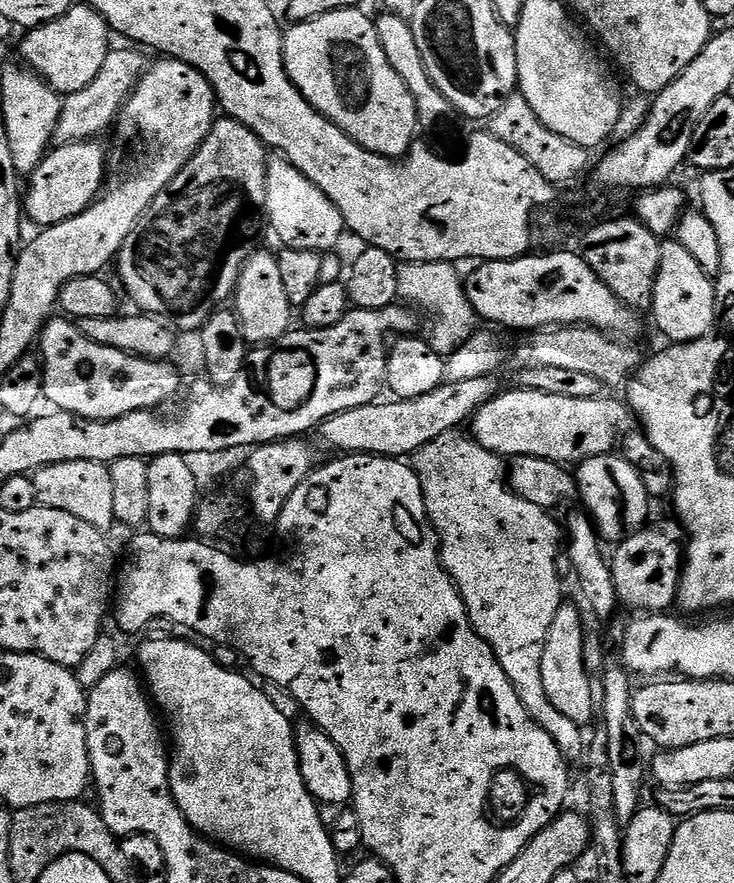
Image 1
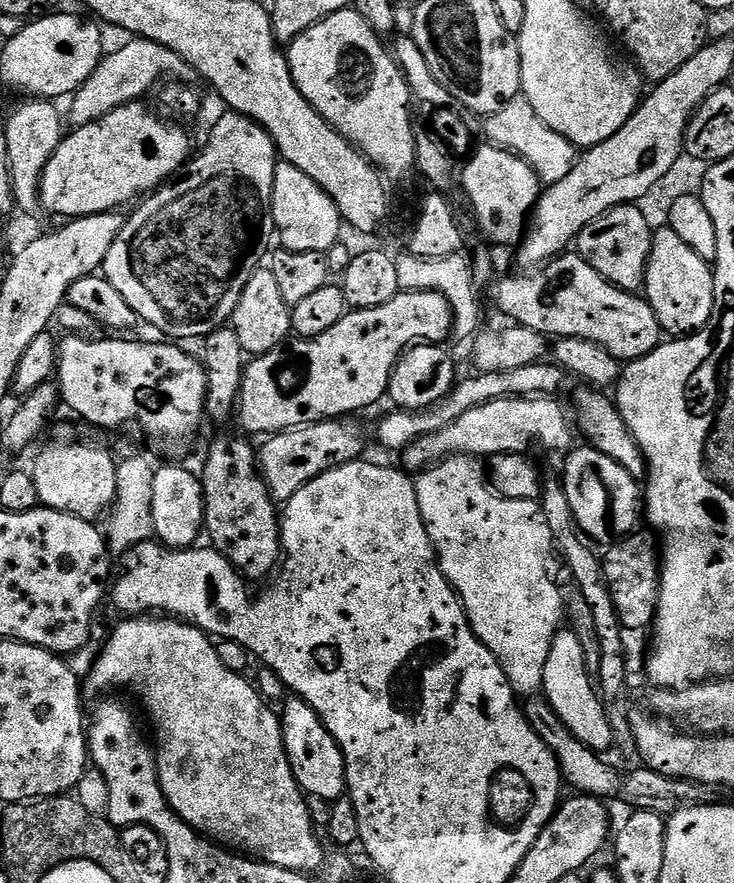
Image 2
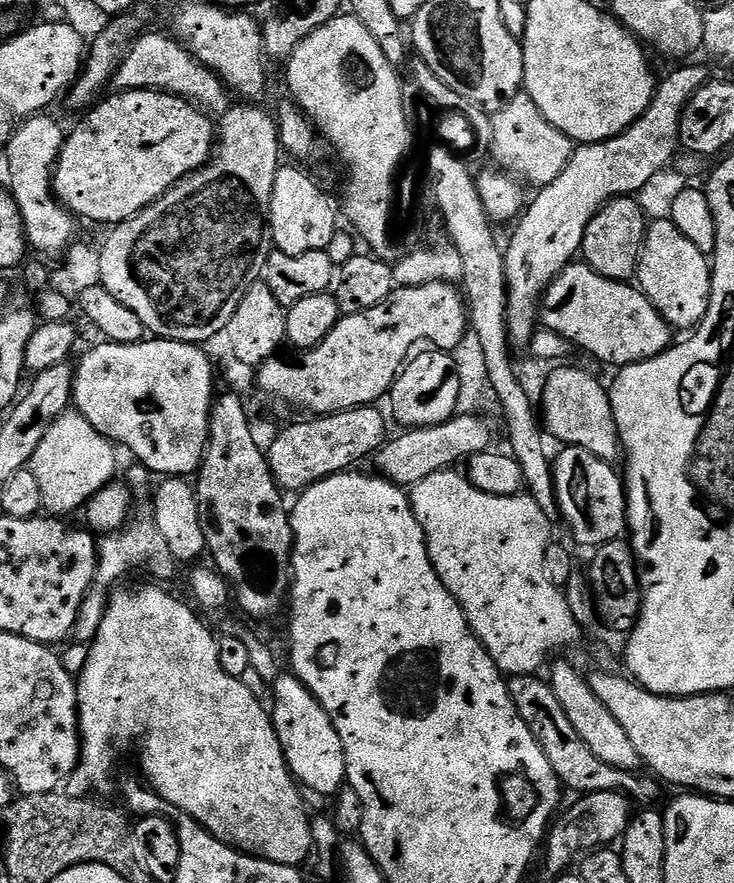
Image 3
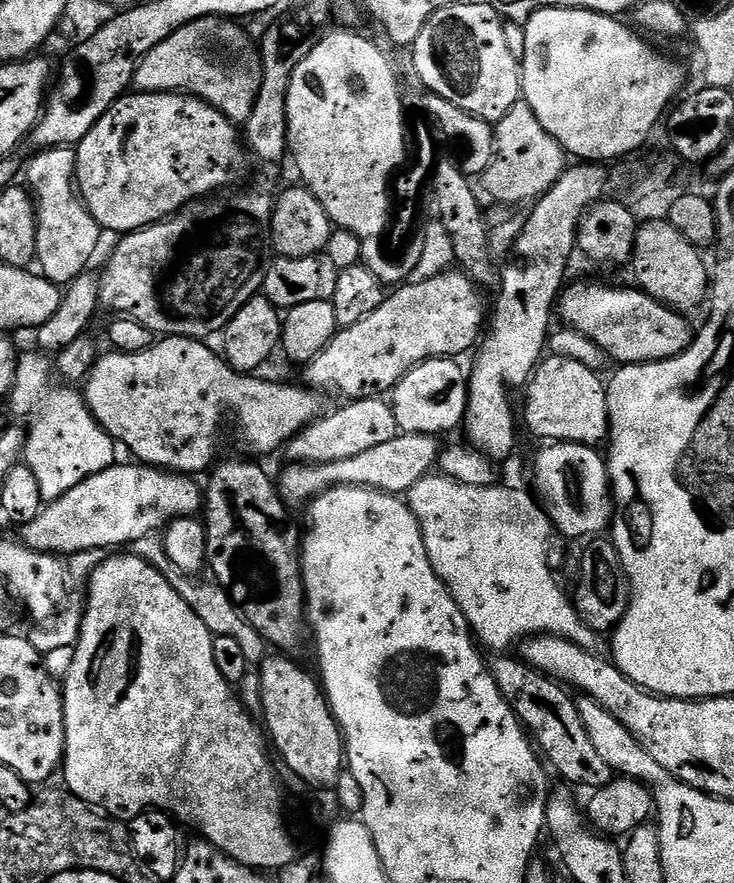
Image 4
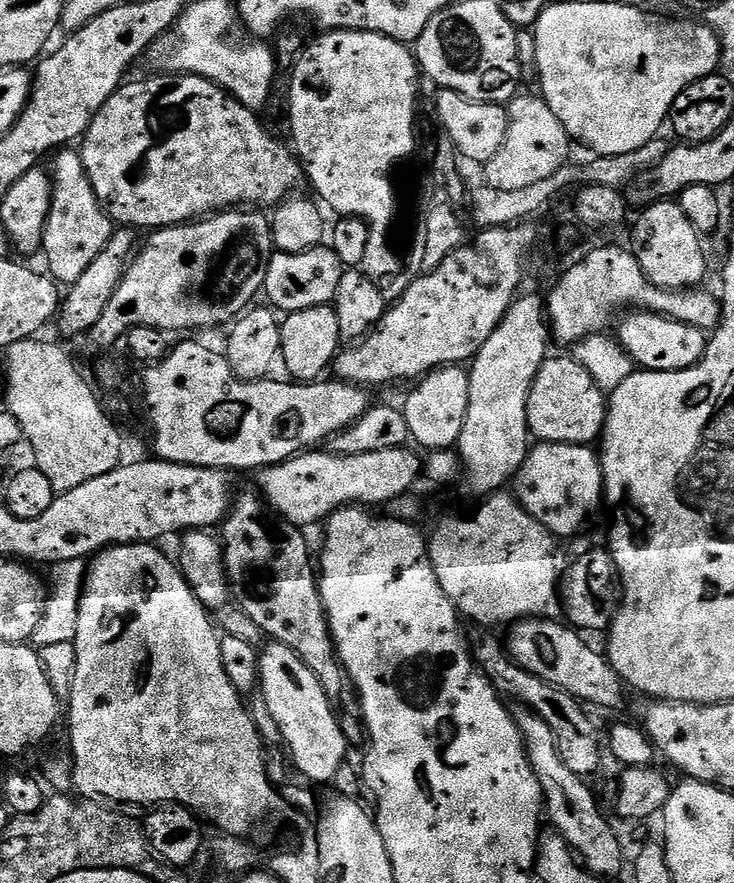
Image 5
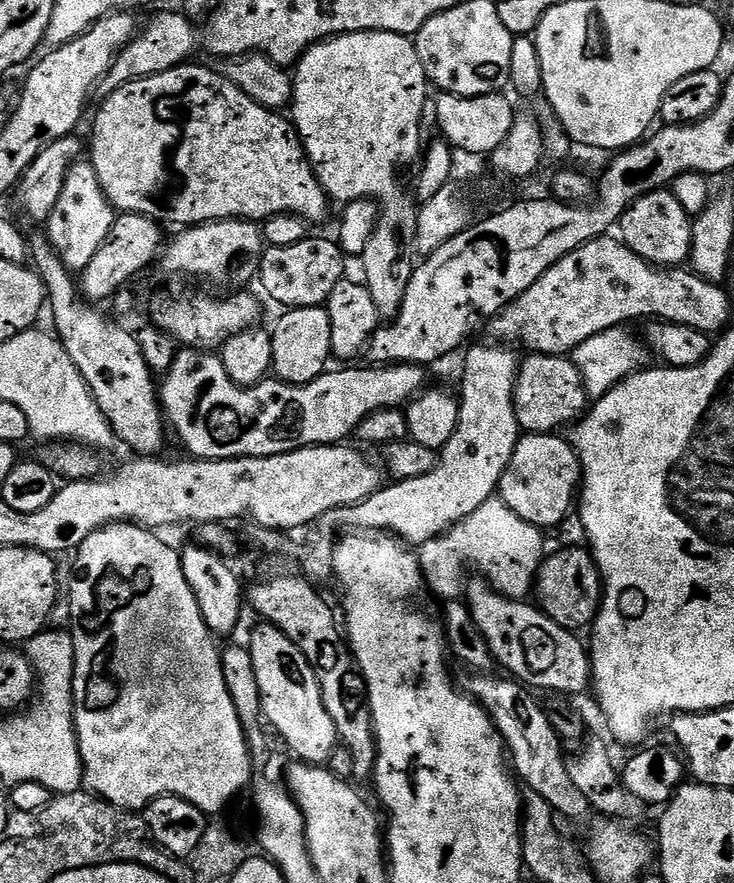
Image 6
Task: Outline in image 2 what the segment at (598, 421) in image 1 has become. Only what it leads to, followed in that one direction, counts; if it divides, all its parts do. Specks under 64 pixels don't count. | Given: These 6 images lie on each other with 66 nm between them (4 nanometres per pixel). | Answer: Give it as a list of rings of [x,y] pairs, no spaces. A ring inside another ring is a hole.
[[[509,398],[474,406],[474,410],[466,410],[458,422],[450,422],[450,426],[442,426],[442,430],[426,434],[403,449],[403,467],[409,473],[419,474],[441,460],[447,460],[449,456],[491,458],[507,452],[524,454],[529,451],[527,448],[531,444],[541,444],[544,448],[563,453],[573,447],[574,424],[558,401],[556,398]]]

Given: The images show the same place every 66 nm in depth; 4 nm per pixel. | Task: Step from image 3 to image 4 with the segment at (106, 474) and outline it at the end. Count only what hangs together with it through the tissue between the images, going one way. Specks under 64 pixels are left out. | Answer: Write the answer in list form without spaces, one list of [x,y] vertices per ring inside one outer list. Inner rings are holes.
[[[36,352],[21,353],[17,359],[10,409],[20,418],[33,420],[25,439],[24,460],[37,475],[44,500],[51,502],[65,496],[87,478],[112,467],[118,458],[118,446],[97,422],[85,395],[79,389],[52,386],[53,363],[47,355]]]

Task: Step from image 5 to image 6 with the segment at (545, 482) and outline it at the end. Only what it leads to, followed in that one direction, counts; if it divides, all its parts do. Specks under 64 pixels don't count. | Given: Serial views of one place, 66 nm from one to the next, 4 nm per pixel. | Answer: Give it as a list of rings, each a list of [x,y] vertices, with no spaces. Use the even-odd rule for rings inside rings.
[[[524,434],[521,435],[518,446],[514,450],[514,458],[510,458],[510,466],[506,466],[506,474],[502,474],[498,489],[499,499],[503,500],[518,518],[530,522],[535,528],[547,530],[547,528],[559,529],[573,511],[578,500],[578,489],[582,484],[580,460],[571,443],[564,440],[560,434]]]

